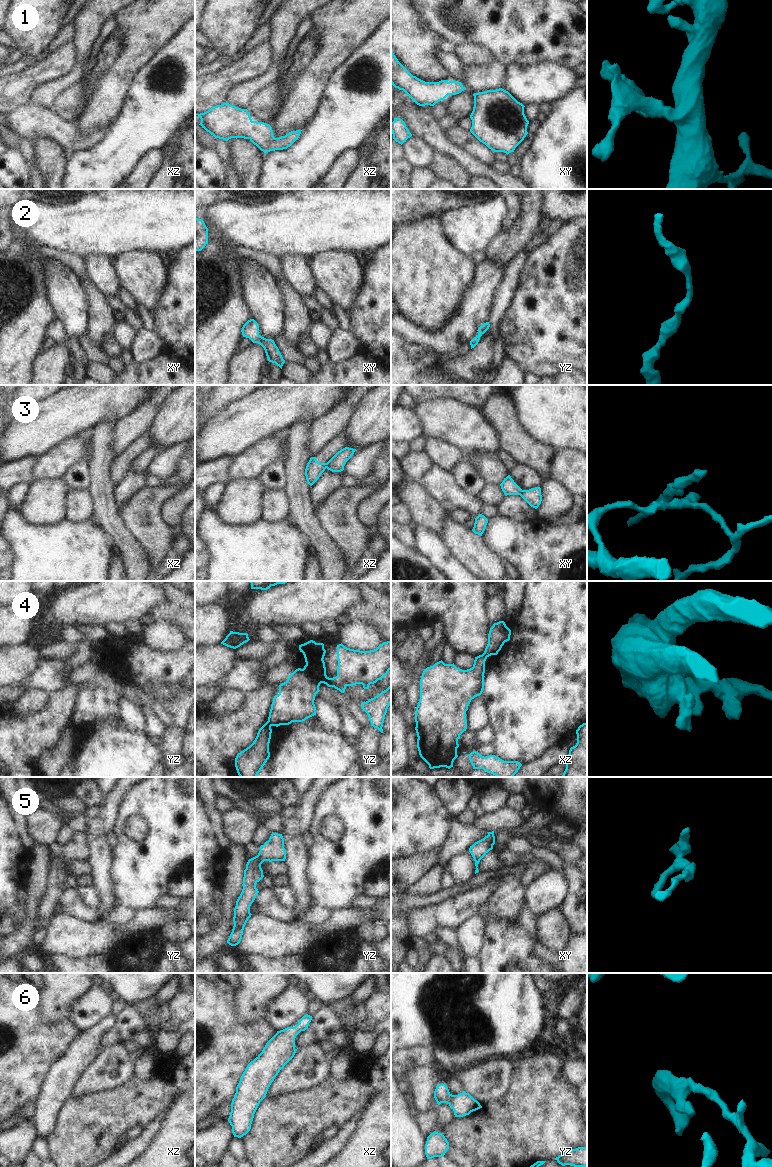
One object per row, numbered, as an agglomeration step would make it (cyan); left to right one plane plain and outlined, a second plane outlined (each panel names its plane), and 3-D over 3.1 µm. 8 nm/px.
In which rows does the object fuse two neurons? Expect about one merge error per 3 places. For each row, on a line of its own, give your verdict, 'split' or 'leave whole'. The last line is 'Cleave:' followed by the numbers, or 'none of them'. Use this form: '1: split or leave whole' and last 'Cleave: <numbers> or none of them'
1: leave whole
2: leave whole
3: split
4: split
5: leave whole
6: leave whole
Cleave: 3, 4

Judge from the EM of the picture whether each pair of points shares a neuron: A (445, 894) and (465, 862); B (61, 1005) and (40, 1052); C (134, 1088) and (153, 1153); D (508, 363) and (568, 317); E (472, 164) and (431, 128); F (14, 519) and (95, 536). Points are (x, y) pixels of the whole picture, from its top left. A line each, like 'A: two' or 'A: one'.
A: two
B: two
C: two
D: two
E: one
F: one

